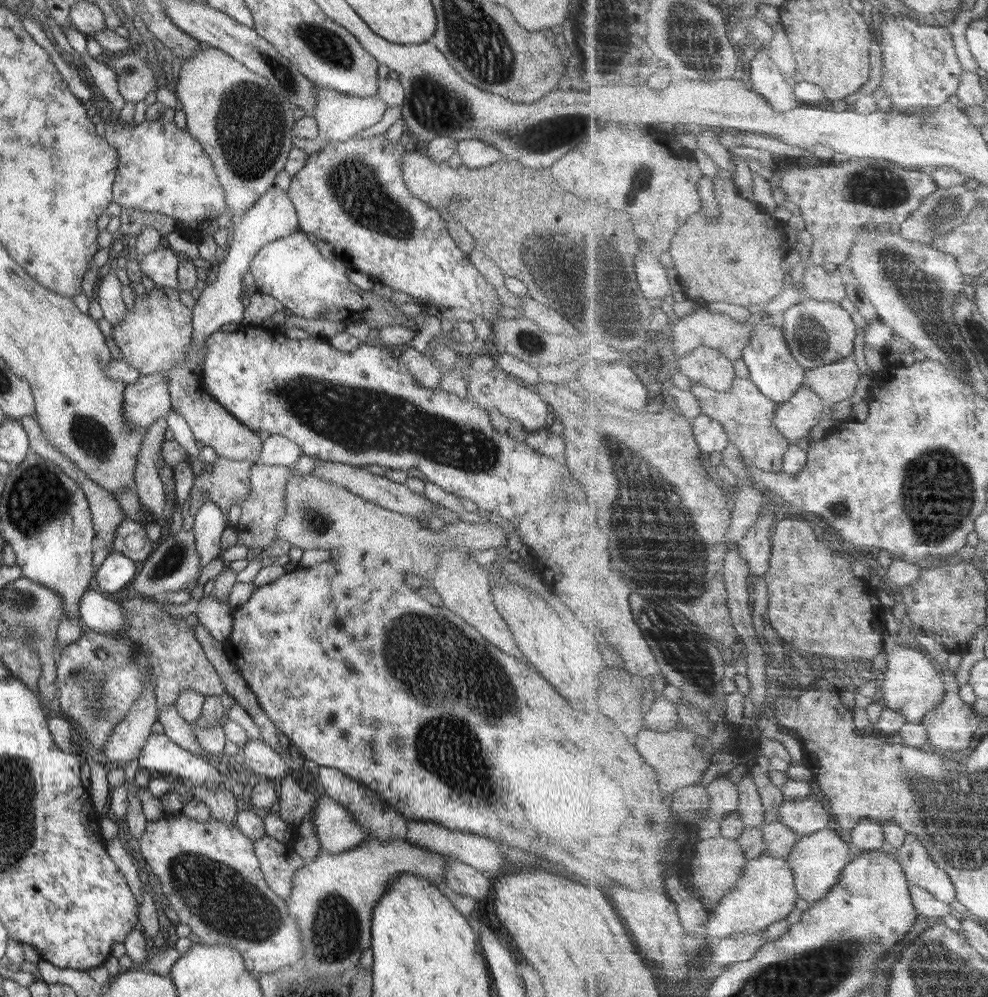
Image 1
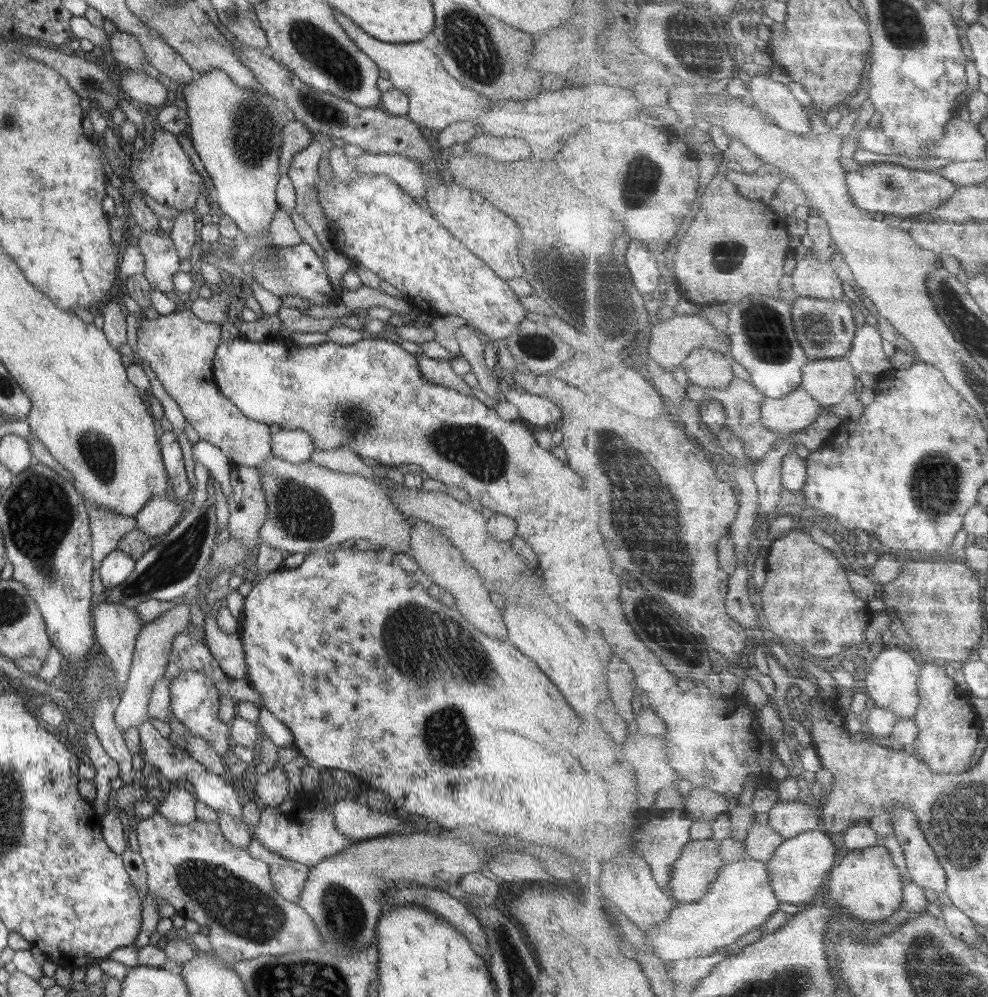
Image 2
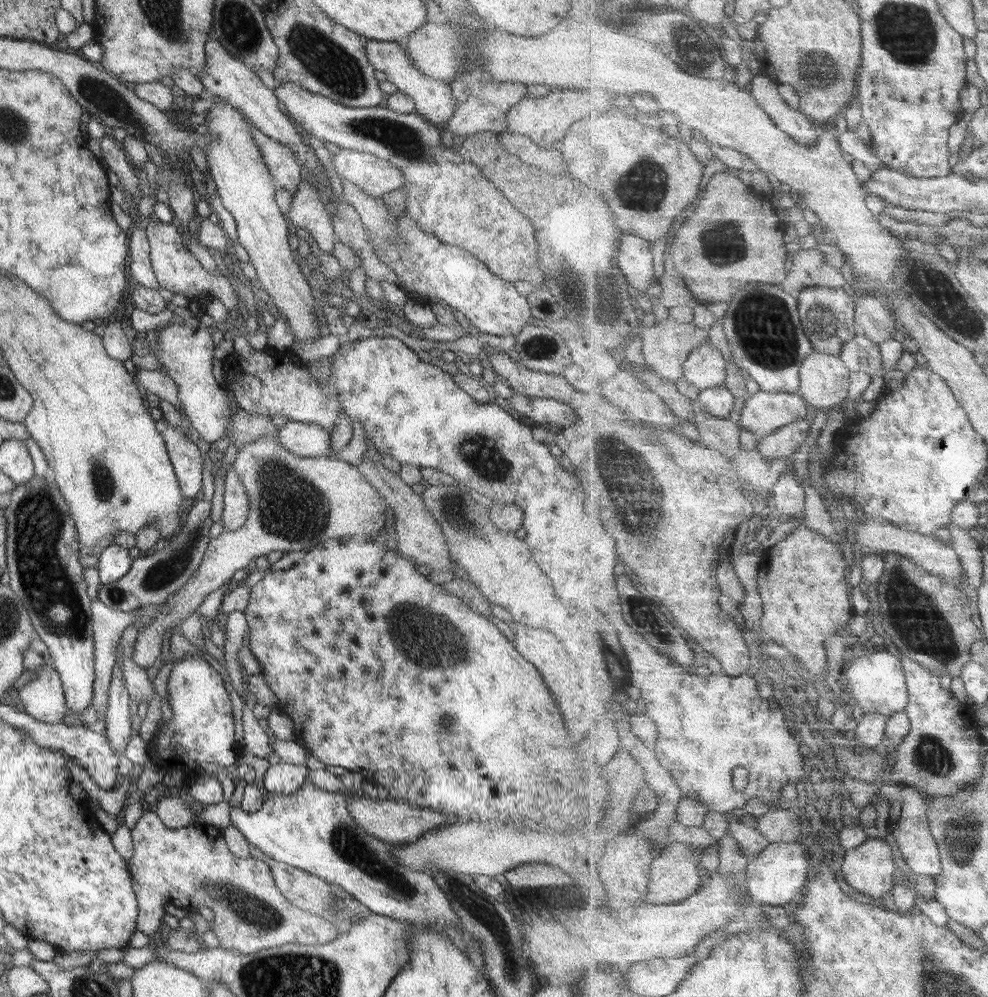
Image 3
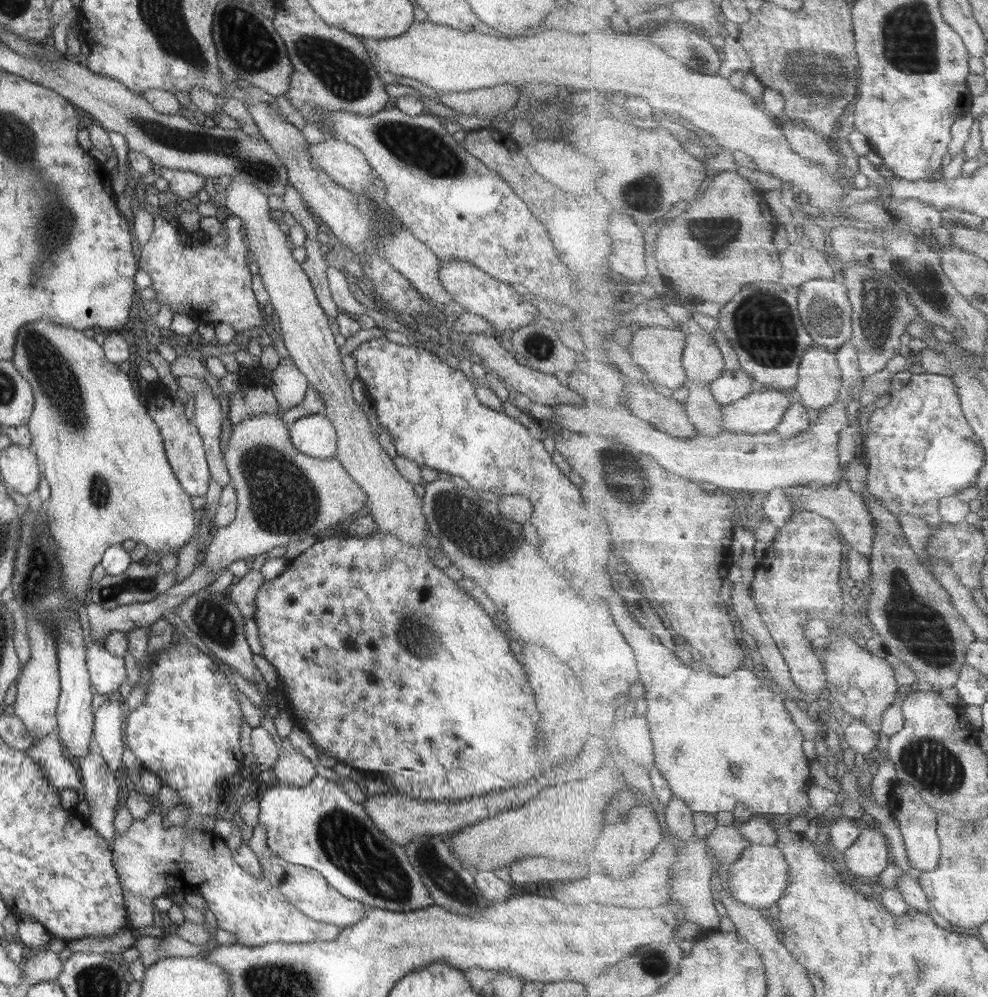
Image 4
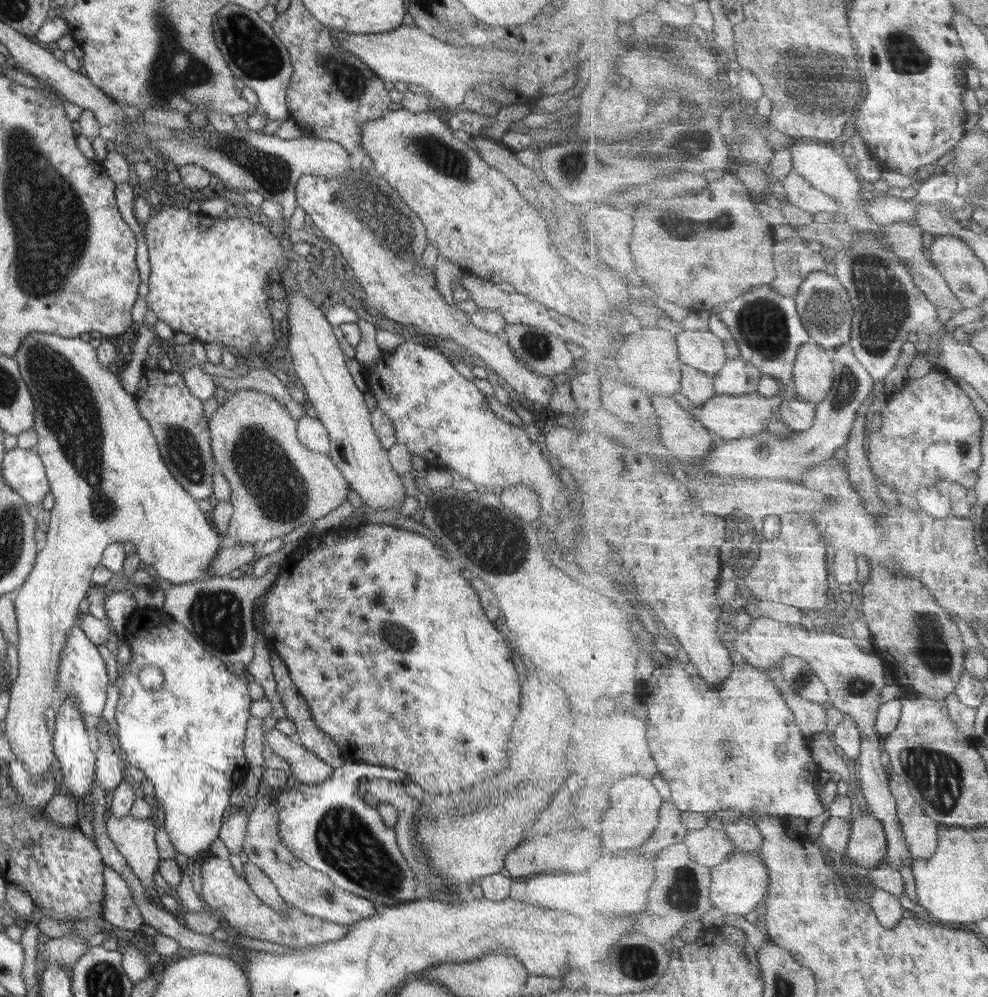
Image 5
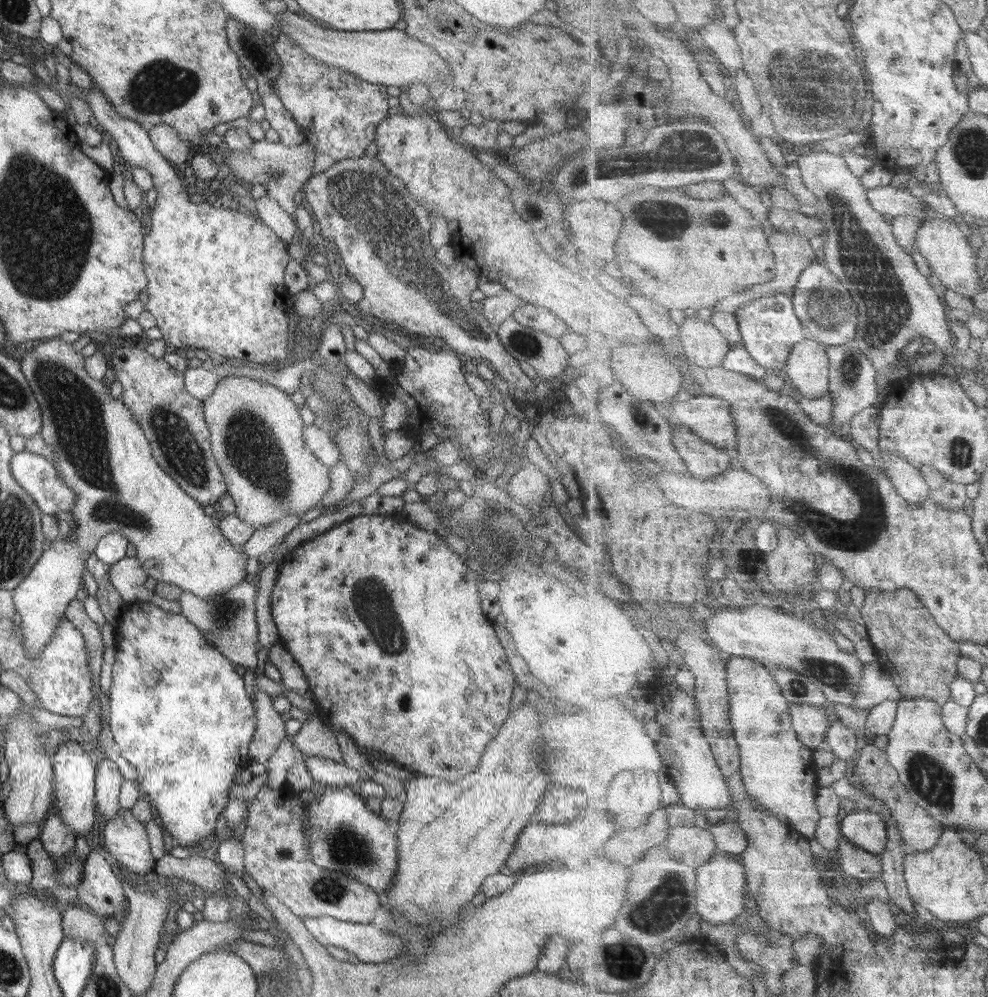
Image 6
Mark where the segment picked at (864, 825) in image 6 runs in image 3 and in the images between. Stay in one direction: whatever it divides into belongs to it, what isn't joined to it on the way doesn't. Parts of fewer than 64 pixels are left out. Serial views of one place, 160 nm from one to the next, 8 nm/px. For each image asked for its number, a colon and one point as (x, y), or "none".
3: (869, 868)
4: (867, 858)
5: (868, 845)

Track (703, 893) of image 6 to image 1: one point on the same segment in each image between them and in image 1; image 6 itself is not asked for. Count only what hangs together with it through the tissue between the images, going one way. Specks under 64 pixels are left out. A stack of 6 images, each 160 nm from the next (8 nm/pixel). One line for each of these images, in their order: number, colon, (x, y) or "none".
1: (818, 860)
2: (801, 864)
3: (779, 875)
4: (759, 879)
5: (741, 883)

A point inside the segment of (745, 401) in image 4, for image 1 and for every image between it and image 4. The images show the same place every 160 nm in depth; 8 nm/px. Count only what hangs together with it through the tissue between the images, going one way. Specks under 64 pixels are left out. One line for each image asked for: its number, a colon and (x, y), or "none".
1: (795, 419)
2: (797, 411)
3: (763, 413)

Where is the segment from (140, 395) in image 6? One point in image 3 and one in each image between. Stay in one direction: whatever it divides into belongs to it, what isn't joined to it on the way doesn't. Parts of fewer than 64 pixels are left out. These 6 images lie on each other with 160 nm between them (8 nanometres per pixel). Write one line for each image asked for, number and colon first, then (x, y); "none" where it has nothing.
3: (184, 456)
4: (184, 451)
5: (175, 418)

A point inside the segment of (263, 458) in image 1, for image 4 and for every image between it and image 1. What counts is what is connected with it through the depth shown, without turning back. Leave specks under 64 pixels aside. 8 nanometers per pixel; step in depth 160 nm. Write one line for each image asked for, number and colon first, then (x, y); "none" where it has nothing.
2: (292, 446)
3: (304, 440)
4: (313, 435)

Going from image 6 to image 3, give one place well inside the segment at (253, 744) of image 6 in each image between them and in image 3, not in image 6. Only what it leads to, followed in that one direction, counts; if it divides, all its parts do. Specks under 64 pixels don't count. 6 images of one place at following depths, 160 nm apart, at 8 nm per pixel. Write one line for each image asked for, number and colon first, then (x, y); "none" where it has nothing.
3: (281, 779)
4: (291, 768)
5: (303, 768)

